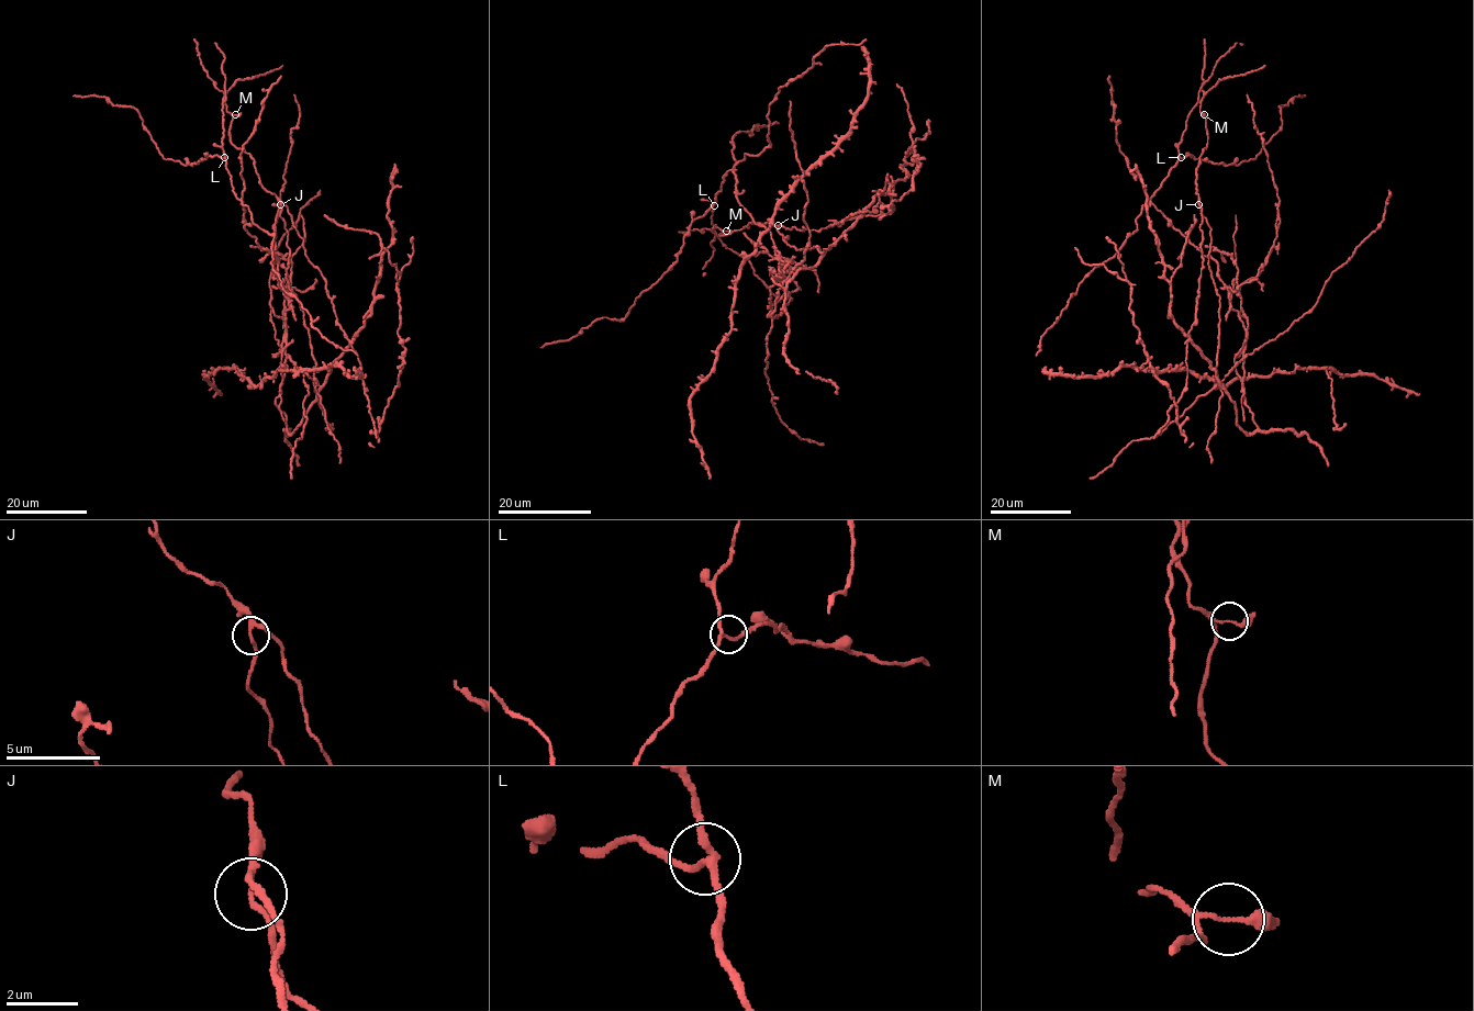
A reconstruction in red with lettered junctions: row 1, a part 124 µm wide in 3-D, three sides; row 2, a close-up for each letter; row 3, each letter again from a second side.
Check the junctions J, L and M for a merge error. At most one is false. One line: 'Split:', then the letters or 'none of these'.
Split: J

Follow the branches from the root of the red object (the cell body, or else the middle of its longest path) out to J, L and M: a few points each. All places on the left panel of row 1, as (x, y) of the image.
J: (250, 235), (278, 261), (288, 299), (275, 405), (290, 434), (320, 386), (286, 277), (280, 205)
L: (250, 235), (245, 228), (244, 205), (234, 193), (224, 157)
M: (250, 235), (288, 299), (275, 405), (290, 434), (315, 361), (280, 200), (232, 143), (235, 114)

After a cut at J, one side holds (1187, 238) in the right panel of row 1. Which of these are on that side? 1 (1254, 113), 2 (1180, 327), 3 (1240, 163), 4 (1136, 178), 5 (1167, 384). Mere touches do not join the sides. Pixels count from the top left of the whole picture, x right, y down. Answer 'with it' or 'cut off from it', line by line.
1: with it
2: with it
3: cut off from it
4: with it
5: with it

